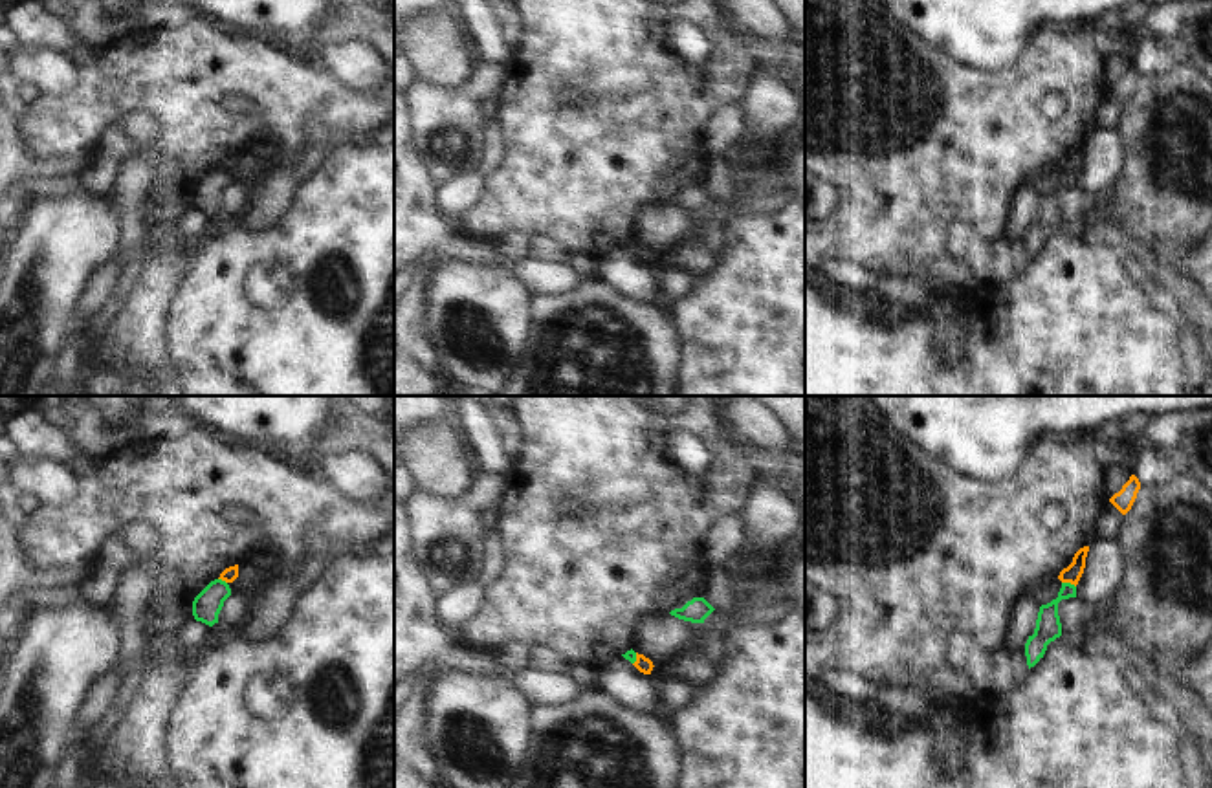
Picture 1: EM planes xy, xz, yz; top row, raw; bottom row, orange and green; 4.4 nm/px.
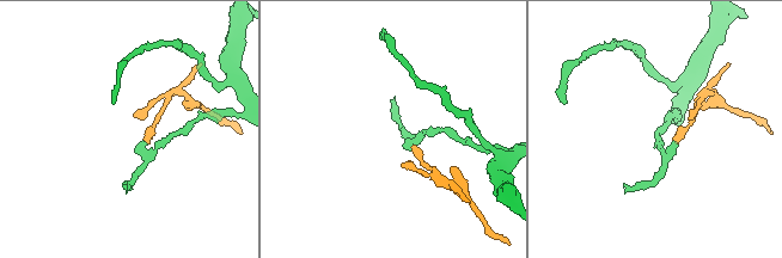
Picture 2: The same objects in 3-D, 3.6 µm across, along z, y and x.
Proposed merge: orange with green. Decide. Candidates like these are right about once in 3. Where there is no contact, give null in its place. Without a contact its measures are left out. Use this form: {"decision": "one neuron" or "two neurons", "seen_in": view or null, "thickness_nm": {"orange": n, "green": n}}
{"decision": "two neurons", "seen_in": "yz", "thickness_nm": {"orange": 80, "green": 110}}

